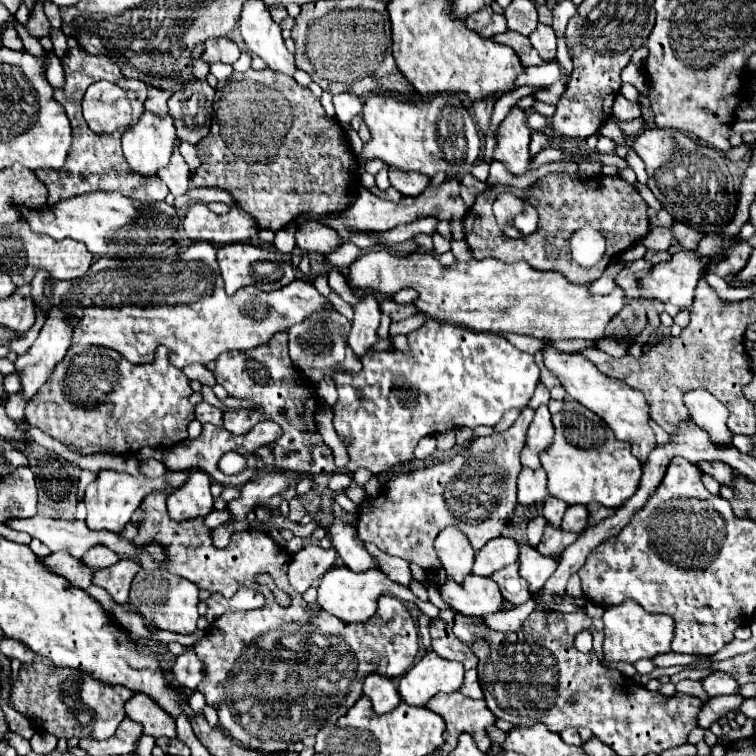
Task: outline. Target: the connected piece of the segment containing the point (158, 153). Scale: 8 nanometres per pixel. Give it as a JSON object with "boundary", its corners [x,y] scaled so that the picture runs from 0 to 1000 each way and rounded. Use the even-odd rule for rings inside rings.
{"boundary":[[[189,146],[181,164],[163,177],[163,204],[171,220],[184,230],[205,230],[224,217],[224,206],[234,188],[226,151],[202,151]]]}

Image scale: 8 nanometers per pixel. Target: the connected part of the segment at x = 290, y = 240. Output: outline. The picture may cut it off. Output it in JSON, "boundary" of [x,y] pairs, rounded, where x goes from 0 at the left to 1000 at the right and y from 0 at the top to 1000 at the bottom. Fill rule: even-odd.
{"boundary":[[[382,295],[380,299],[369,304],[361,317],[361,323],[368,332],[374,336],[386,335],[390,324],[392,295]]]}

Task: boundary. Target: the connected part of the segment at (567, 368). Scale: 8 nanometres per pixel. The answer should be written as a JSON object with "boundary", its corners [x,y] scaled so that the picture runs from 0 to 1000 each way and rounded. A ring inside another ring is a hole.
{"boundary":[[[721,458],[716,466],[718,466],[724,489],[739,500],[739,505],[745,508],[750,521],[758,529],[776,537],[779,542],[784,542],[790,550],[795,550],[808,563],[808,569],[813,571],[813,577],[819,582],[835,587],[837,603],[843,603],[845,611],[853,611],[858,598],[869,590],[866,574],[858,563],[858,534],[856,534],[853,524],[843,516],[835,516],[827,505],[795,495],[776,474],[769,474],[769,468],[763,468],[763,466],[758,466],[758,468],[742,466],[731,458]]]}

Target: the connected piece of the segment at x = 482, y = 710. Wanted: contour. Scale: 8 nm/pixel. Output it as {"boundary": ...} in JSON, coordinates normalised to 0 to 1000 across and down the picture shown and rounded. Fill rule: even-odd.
{"boundary":[[[610,915],[578,918],[567,926],[565,937],[578,942],[591,958],[589,987],[586,987],[589,995],[597,995],[604,987],[604,976],[612,968],[623,971],[638,995],[648,992],[649,979],[644,963],[652,960],[657,950],[652,950],[649,939],[642,934],[639,926],[615,923]]]}

